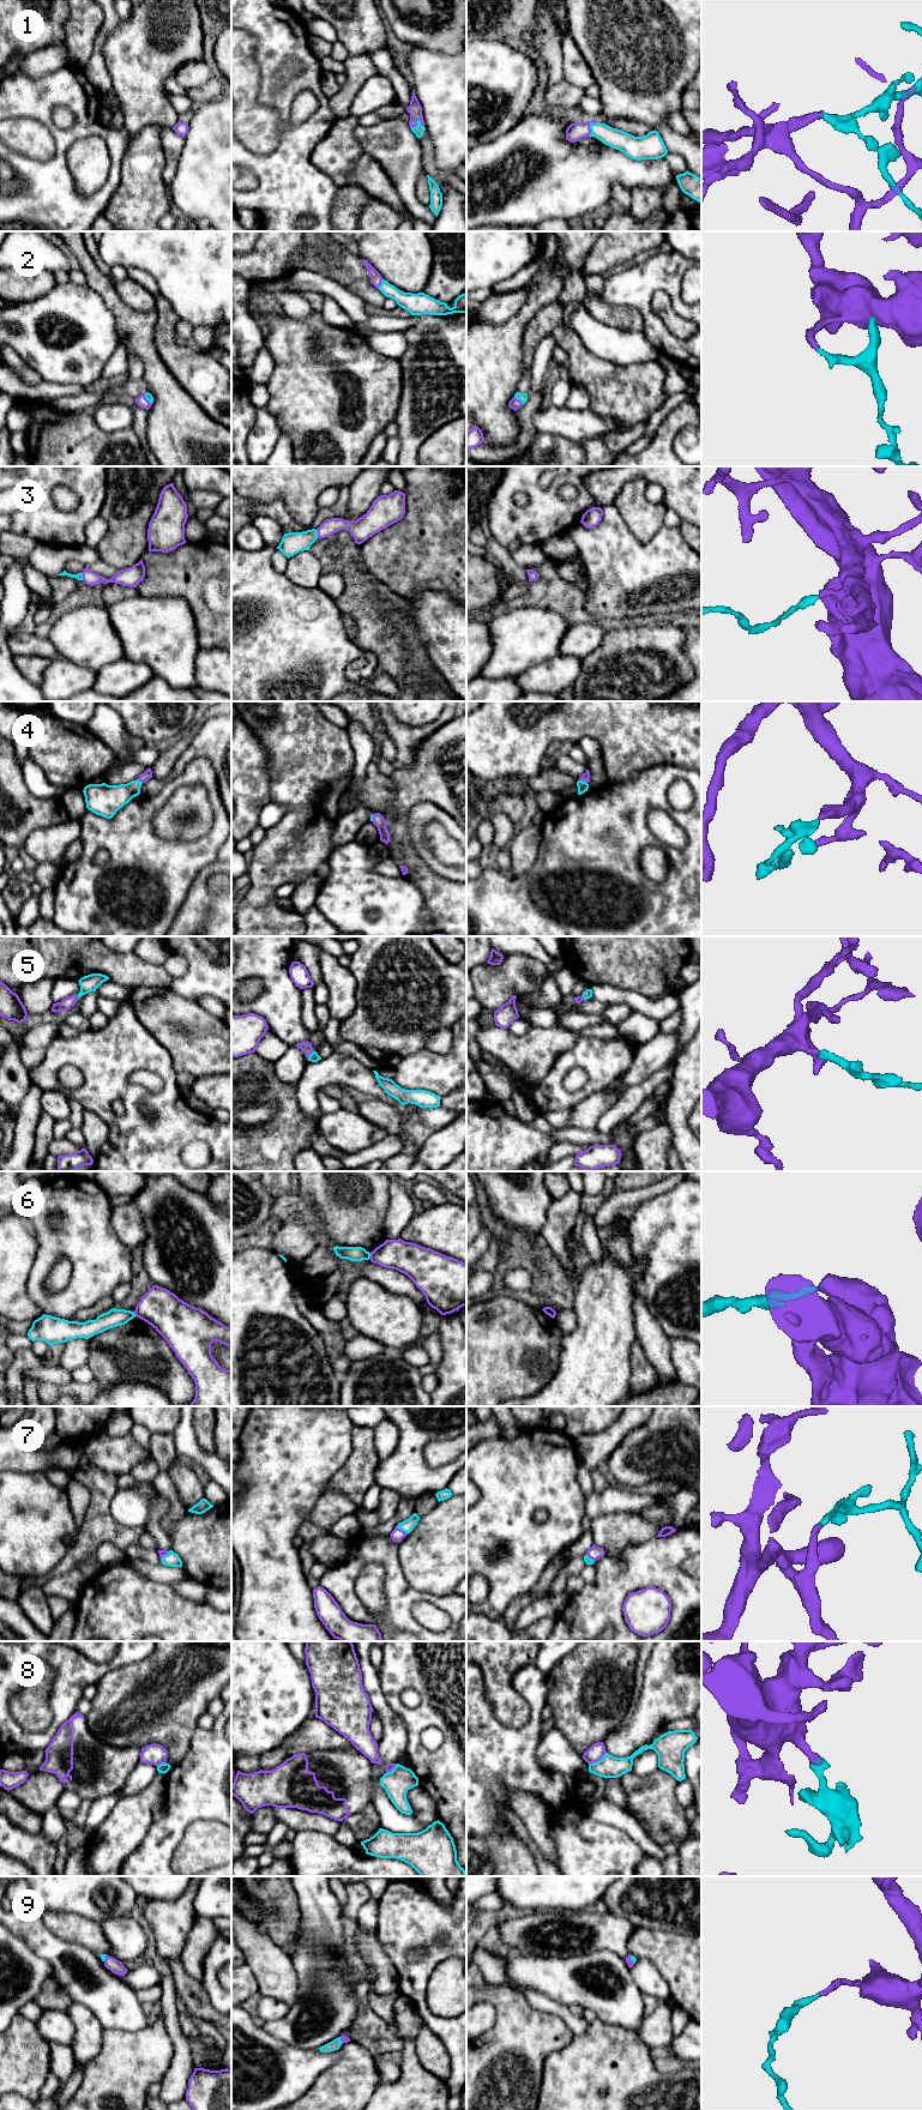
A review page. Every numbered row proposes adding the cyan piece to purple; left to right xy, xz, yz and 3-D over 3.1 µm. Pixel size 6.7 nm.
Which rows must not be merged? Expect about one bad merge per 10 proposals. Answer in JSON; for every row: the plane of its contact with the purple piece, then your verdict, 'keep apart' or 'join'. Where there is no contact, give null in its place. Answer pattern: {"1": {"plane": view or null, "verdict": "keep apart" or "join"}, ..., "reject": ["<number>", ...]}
{"1": {"plane": "xz", "verdict": "join"}, "2": {"plane": "yz", "verdict": "join"}, "3": {"plane": "xz", "verdict": "join"}, "4": {"plane": "yz", "verdict": "join"}, "5": {"plane": "xz", "verdict": "join"}, "6": {"plane": "xz", "verdict": "keep apart"}, "7": {"plane": "xz", "verdict": "join"}, "8": {"plane": "yz", "verdict": "keep apart"}, "9": {"plane": "yz", "verdict": "join"}, "reject": ["6", "8"]}

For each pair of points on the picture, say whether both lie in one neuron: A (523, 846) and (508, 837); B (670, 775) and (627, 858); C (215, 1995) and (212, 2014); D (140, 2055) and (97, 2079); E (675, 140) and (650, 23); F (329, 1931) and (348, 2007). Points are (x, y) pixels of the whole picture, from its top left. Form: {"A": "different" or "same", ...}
{"A": "same", "B": "same", "C": "different", "D": "same", "E": "same", "F": "same"}

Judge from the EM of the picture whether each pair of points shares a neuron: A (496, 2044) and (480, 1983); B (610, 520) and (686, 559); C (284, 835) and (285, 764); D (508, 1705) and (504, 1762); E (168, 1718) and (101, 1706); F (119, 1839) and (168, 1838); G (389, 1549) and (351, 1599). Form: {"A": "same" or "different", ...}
{"A": "different", "B": "same", "C": "same", "D": "different", "E": "same", "F": "different", "G": "same"}

